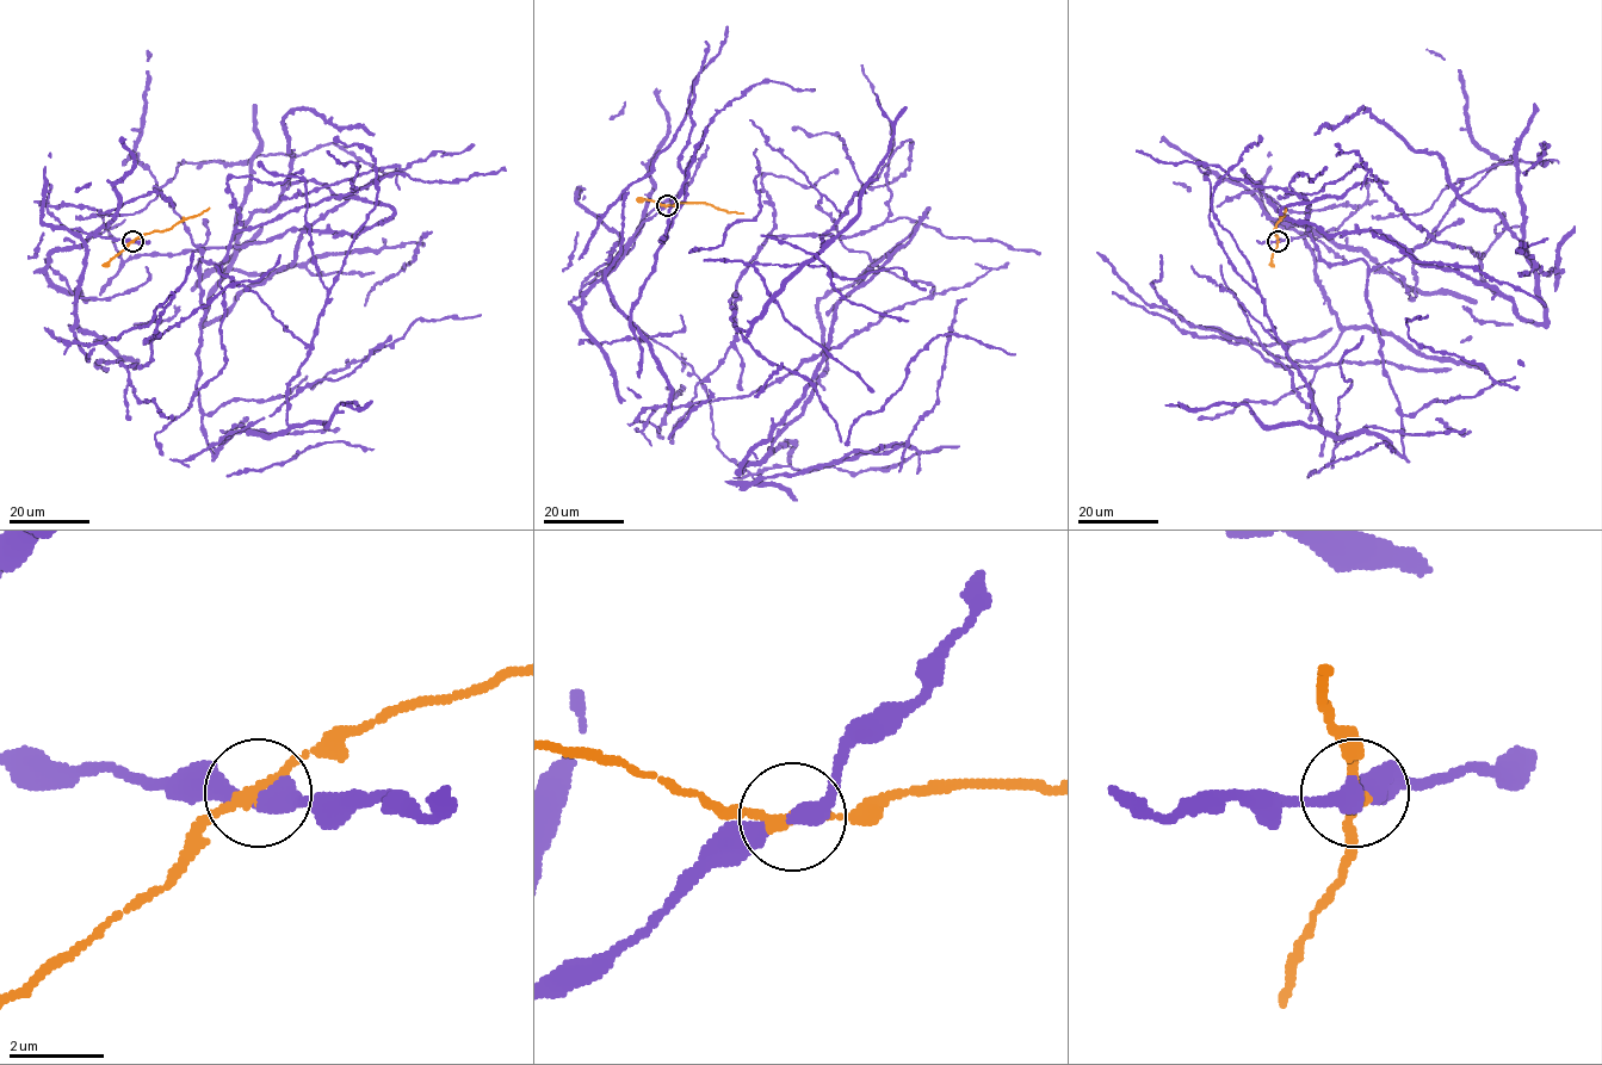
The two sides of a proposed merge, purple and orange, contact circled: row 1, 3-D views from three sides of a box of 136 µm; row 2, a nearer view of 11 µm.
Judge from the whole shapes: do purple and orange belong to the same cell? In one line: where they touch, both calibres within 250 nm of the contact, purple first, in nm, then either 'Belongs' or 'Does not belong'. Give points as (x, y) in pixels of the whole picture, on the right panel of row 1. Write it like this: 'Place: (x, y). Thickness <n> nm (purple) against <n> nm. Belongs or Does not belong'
Place: (1278, 241). Thickness 320 nm (purple) against 200 nm. Does not belong

